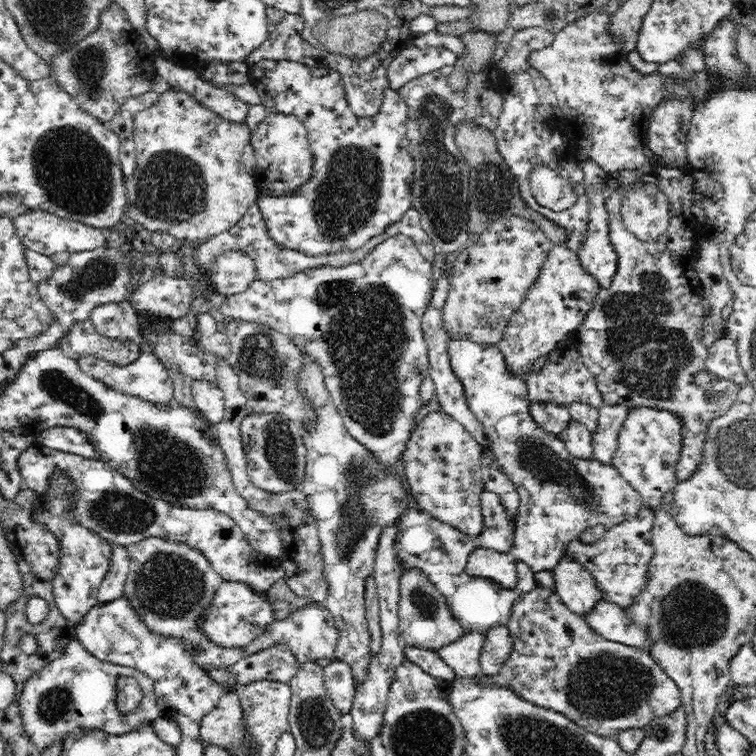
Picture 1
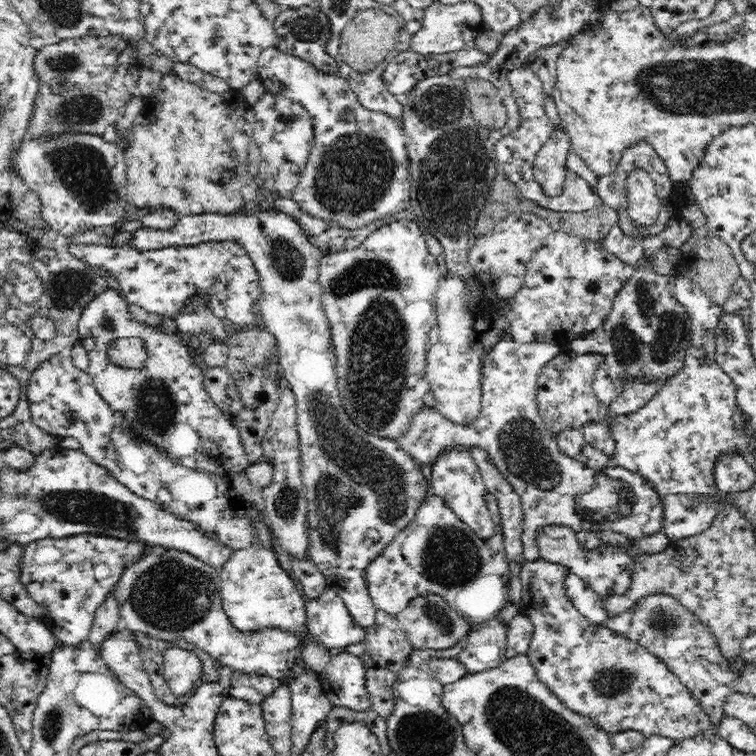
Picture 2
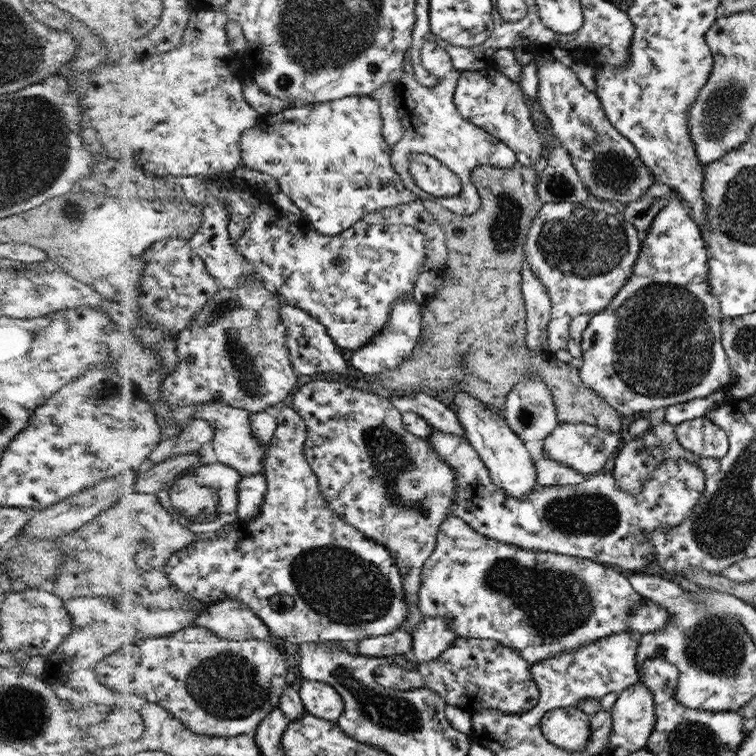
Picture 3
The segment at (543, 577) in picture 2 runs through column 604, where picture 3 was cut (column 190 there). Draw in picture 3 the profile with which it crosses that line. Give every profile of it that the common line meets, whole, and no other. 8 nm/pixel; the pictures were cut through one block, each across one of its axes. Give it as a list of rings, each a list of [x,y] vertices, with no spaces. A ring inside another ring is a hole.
[[[189,626],[173,635],[165,637],[154,637],[149,639],[138,640],[132,647],[124,645],[118,647],[115,652],[109,656],[103,657],[97,662],[93,670],[98,682],[107,687],[110,691],[115,693],[132,693],[133,695],[143,696],[147,700],[154,703],[162,704],[172,715],[177,717],[188,729],[201,735],[208,735],[209,737],[235,737],[245,734],[245,732],[256,731],[264,718],[275,708],[280,708],[280,701],[284,698],[285,689],[287,685],[287,672],[290,670],[287,665],[287,655],[280,650],[280,647],[268,640],[247,640],[247,641],[233,641],[217,637],[213,631],[208,628]]]

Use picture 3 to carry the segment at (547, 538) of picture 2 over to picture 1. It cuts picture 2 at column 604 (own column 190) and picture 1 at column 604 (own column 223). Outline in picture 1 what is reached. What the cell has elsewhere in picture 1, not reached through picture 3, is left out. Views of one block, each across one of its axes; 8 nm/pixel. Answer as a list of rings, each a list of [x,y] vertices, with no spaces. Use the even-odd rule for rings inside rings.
[[[646,507],[633,518],[606,530],[605,535],[595,543],[583,543],[580,539],[572,540],[563,549],[563,558],[572,559],[588,571],[597,589],[605,601],[616,604],[622,609],[634,603],[635,596],[646,586],[646,572],[654,556],[652,527],[655,513]]]

